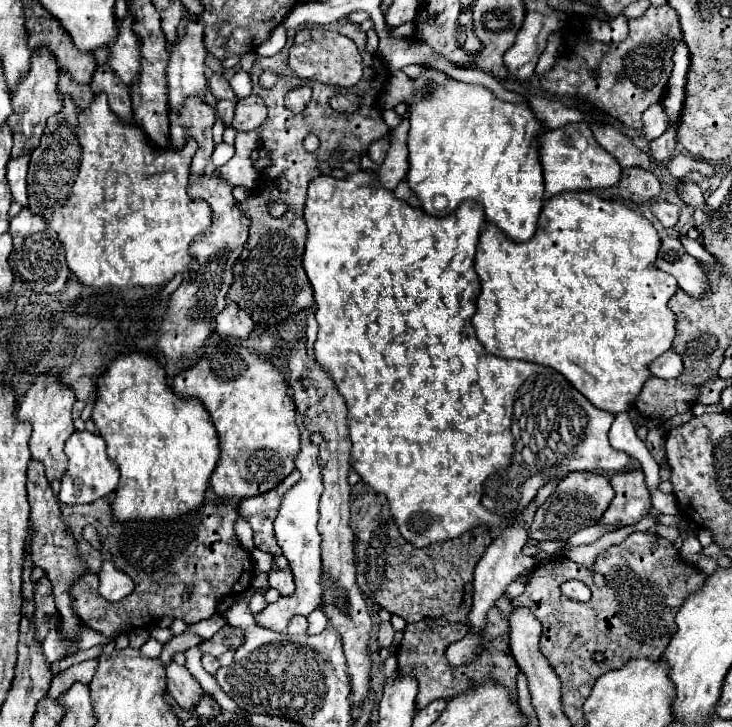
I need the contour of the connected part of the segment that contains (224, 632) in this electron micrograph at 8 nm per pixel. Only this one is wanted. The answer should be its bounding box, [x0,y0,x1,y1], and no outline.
[199,627,243,655]

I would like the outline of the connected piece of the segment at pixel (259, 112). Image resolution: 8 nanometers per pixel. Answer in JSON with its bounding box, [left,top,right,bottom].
[231,95,267,131]

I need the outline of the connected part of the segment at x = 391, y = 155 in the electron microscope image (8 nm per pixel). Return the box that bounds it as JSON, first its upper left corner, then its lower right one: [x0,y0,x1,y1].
[379,108,410,191]

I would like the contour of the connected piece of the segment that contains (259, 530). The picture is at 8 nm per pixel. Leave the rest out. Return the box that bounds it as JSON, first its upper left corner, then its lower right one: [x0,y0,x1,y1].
[239,471,299,555]

